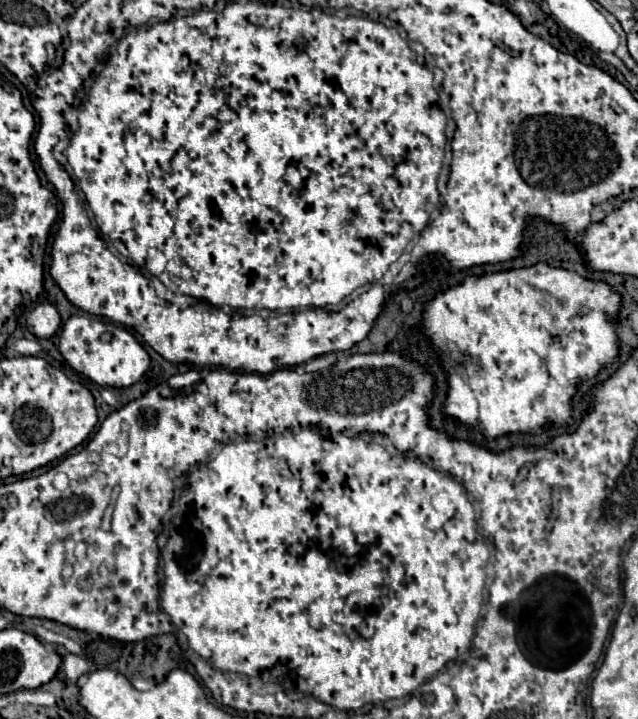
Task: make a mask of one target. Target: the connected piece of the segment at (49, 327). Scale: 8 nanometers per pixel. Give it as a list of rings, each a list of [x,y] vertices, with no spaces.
[[[38,304],[28,320],[26,320],[26,326],[28,330],[38,336],[38,338],[50,338],[58,326],[60,326],[60,316],[58,316],[58,310],[52,306],[52,304]]]

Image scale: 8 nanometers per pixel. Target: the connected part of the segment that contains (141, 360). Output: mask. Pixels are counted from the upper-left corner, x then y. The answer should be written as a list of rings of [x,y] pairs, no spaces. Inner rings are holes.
[[[70,316],[62,326],[58,348],[60,348],[60,354],[64,356],[64,360],[76,372],[88,376],[90,380],[94,380],[100,386],[126,388],[126,386],[138,382],[150,366],[148,352],[124,326],[102,322],[98,318]]]

